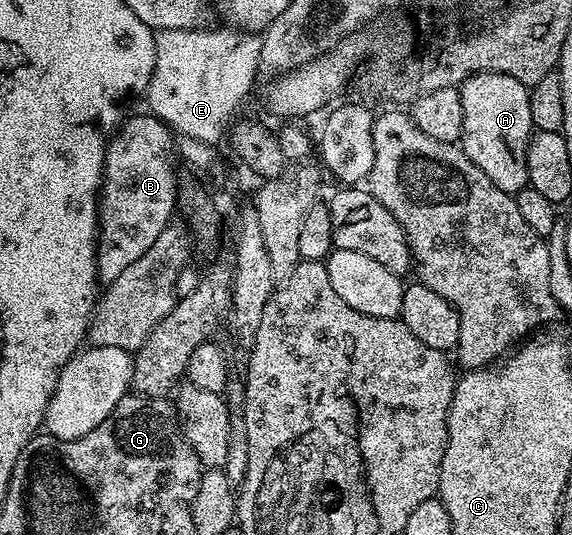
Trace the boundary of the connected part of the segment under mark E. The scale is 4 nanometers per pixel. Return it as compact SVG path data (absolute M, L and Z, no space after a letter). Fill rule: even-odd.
M228 27L209 30L210 28L202 29L187 29L183 30L157 30L154 40L154 72L151 75L150 82L145 89L145 97L149 102L148 108L152 115L159 117L165 121L174 131L181 132L180 135L189 137L194 140L199 140L207 145L216 145L216 141L222 136L223 128L227 122L227 118L236 110L237 106L242 102L243 98L248 94L255 78L259 76L259 62L261 54L261 46L263 45L262 37L258 33L244 32L242 30L230 30Z

